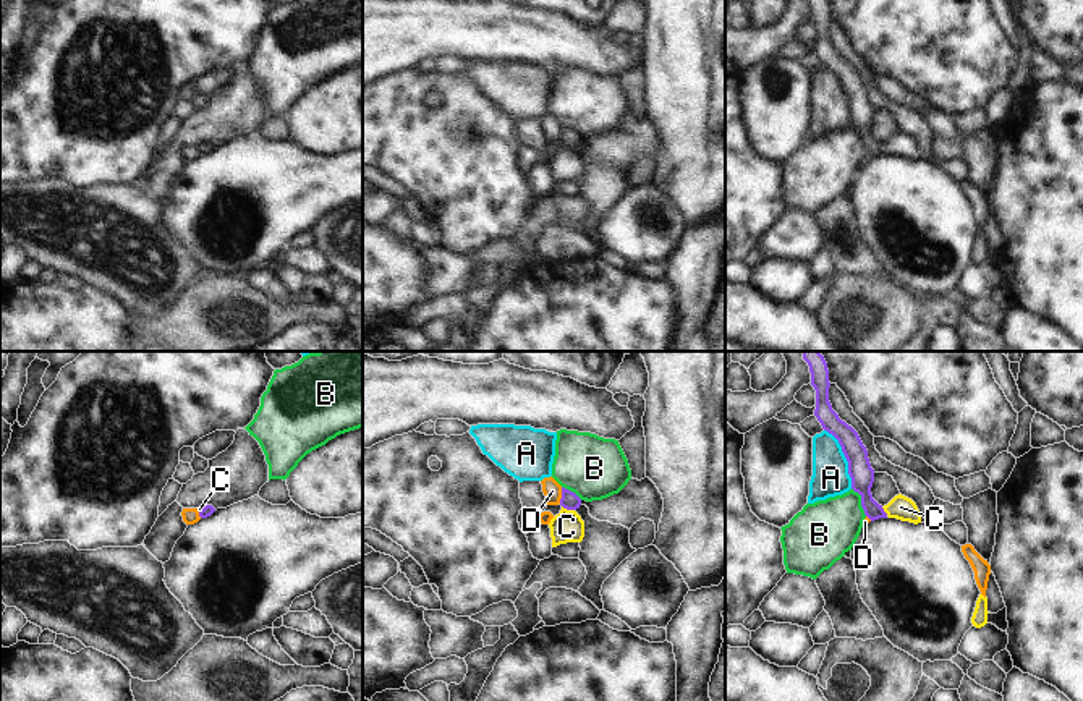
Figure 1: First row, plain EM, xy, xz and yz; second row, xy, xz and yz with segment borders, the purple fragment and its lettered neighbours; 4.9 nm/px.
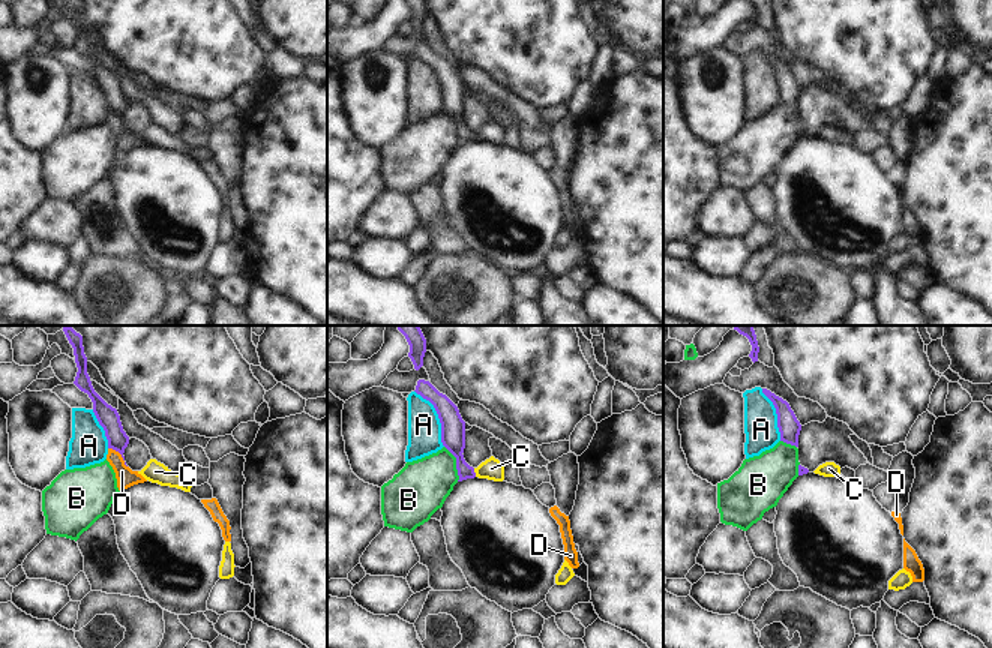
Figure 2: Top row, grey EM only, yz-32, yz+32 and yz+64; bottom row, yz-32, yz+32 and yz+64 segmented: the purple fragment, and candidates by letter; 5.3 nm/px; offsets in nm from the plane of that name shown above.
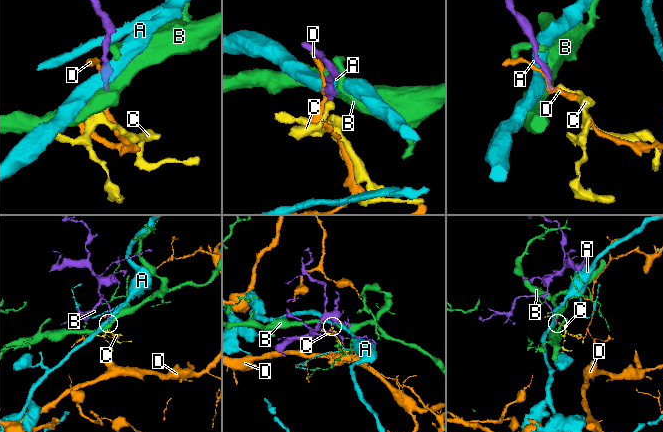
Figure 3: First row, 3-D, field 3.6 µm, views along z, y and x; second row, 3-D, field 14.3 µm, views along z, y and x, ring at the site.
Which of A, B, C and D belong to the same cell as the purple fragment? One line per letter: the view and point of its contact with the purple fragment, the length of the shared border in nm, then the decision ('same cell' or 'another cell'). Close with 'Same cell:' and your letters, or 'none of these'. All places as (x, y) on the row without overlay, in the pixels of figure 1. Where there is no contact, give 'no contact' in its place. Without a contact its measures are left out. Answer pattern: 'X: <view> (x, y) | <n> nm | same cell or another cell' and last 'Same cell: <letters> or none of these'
A: yz (845, 94) | 320 nm | another cell
B: yz (862, 140) | 160 nm | another cell
C: xz (569, 146) | 70 nm | same cell
D: xz (562, 133) | 80 nm | another cell
Same cell: C

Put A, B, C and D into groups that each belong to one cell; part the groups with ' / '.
A / B / C / D

